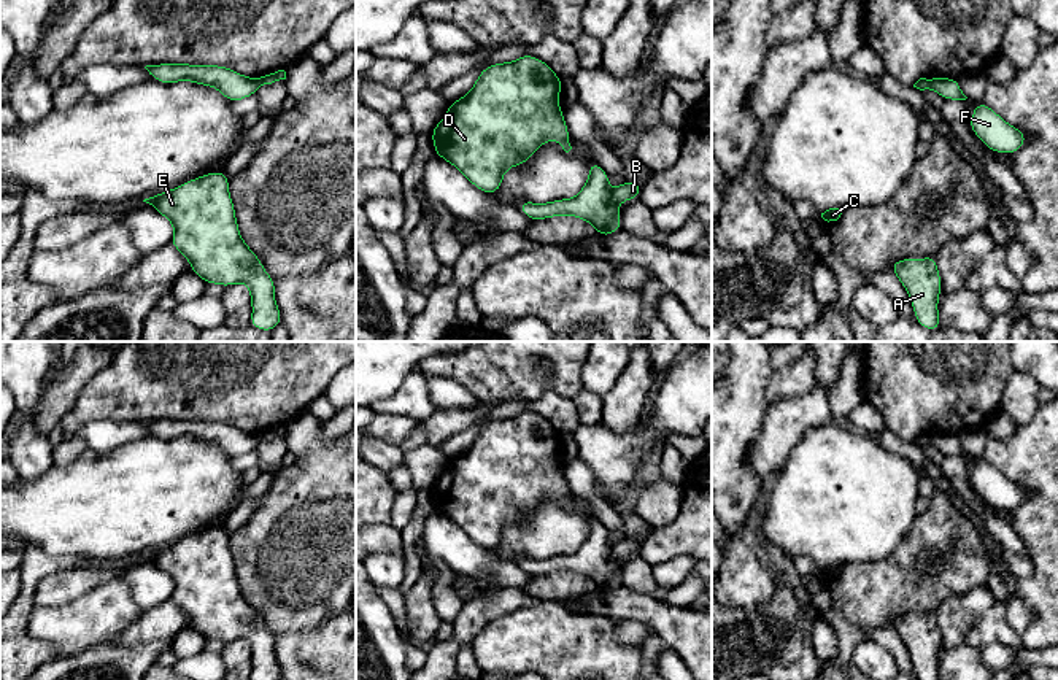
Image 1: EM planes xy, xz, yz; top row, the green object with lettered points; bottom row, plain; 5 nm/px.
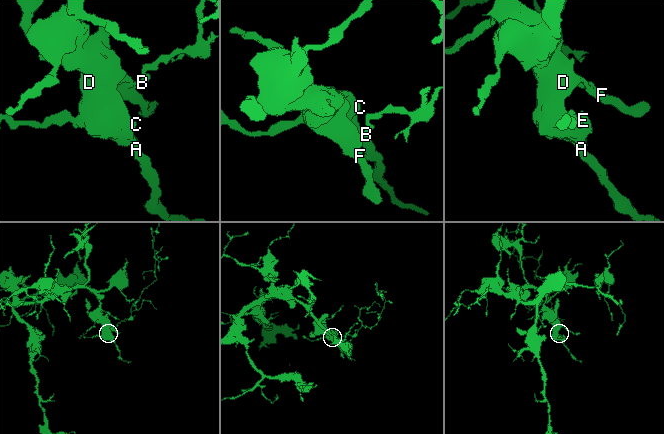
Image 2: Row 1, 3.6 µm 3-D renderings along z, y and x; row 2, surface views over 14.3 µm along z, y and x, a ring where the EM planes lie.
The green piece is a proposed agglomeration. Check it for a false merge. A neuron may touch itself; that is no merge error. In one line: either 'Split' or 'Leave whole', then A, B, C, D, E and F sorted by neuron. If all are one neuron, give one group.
Split. Groups: A C D E F / B

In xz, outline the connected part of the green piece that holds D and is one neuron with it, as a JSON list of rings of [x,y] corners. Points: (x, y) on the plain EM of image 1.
[[[524,410],[480,427],[472,446],[450,459],[443,475],[431,488],[435,512],[456,523],[477,545],[494,550],[510,523],[519,523],[537,505],[556,496],[572,505],[564,469],[559,464],[561,434],[543,416]]]

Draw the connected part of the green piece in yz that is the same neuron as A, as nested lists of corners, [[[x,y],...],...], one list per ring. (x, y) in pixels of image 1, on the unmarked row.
[[[936,612],[925,615],[899,615],[891,620],[891,628],[905,643],[918,680],[940,680],[939,650],[942,636]]]

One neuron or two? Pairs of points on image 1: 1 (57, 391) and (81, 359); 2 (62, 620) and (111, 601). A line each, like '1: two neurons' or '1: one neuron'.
1: one neuron
2: one neuron

